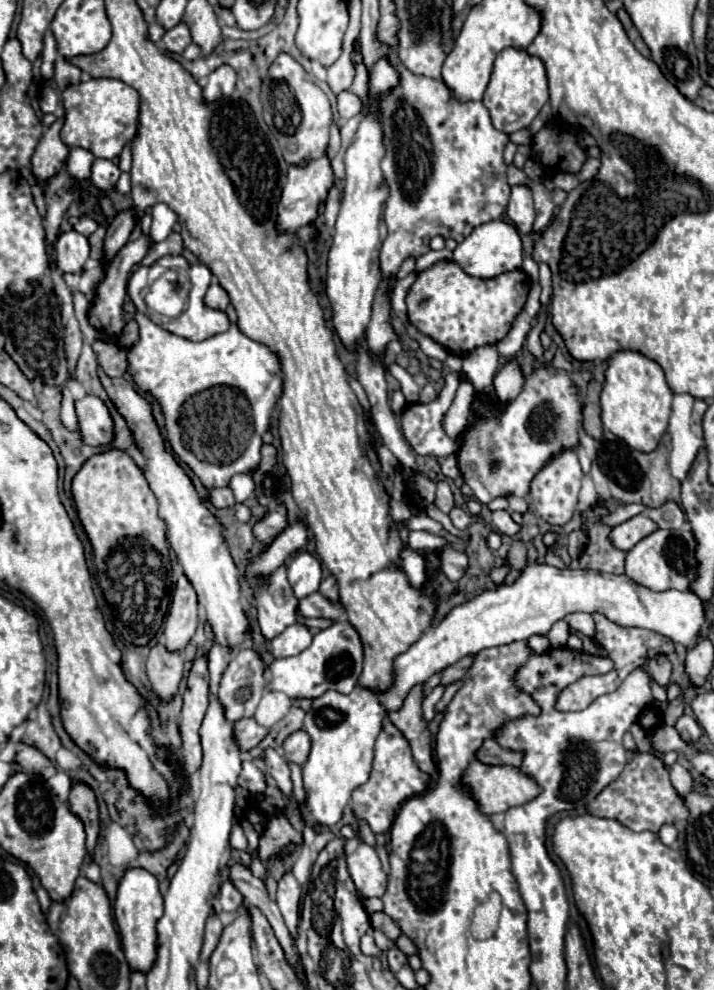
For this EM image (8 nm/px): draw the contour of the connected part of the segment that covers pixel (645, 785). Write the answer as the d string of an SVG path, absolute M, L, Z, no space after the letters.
M635 751L633 759L627 761L623 773L595 797L595 801L589 805L589 813L597 817L617 819L633 831L653 833L657 833L665 823L677 823L689 817L683 797L675 791L669 779L669 769L665 767L665 763L657 755L641 751Z

